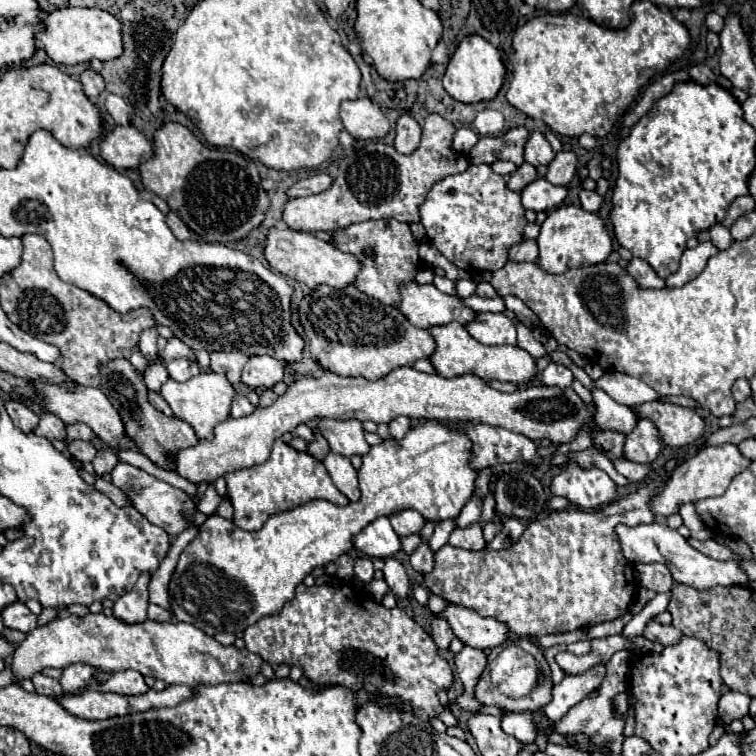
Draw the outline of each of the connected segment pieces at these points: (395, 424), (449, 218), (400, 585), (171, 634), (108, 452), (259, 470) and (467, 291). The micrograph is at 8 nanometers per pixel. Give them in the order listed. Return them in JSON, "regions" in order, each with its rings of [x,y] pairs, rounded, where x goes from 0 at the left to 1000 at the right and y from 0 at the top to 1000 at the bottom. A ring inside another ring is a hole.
{"regions":[[[[522,552],[515,560],[515,573],[517,573],[520,581],[530,581],[541,567],[544,567],[544,554],[541,552]]],[[[620,218],[615,229],[589,234],[586,239],[573,245],[562,269],[557,271],[557,295],[565,306],[570,324],[575,324],[599,351],[620,361],[634,361],[663,356],[671,348],[673,329],[692,316],[689,308],[697,298],[697,290],[689,271],[689,258],[671,250],[668,234],[652,229],[647,218]]],[[[512,739],[507,758],[509,758],[509,769],[512,769],[515,779],[522,784],[522,790],[538,792],[544,784],[544,771],[541,771],[541,763],[536,758],[536,750],[522,739]]],[[[118,811],[115,816],[91,813],[86,819],[70,819],[67,824],[52,829],[52,840],[44,840],[44,835],[36,837],[36,845],[22,853],[12,882],[17,888],[17,903],[28,903],[30,898],[41,898],[46,890],[54,890],[62,882],[83,885],[104,874],[128,880],[144,890],[179,885],[192,896],[216,898],[224,906],[237,903],[250,909],[263,903],[290,906],[300,901],[329,901],[345,888],[348,880],[343,866],[327,864],[327,858],[313,858],[308,853],[298,856],[253,824],[192,821],[168,827],[136,811]]],[[[139,591],[139,594],[131,594],[126,607],[123,607],[123,618],[126,618],[126,626],[128,628],[136,628],[136,626],[147,626],[149,618],[157,612],[157,604],[155,604],[155,597],[147,594],[147,591]]],[[[372,581],[361,586],[358,604],[351,612],[298,626],[298,636],[300,657],[308,668],[308,692],[324,702],[343,702],[358,681],[382,676],[417,660],[430,660],[443,668],[462,668],[462,660],[440,642],[425,610],[419,610],[406,597],[388,594]]],[[[607,369],[604,374],[602,374],[602,385],[604,385],[604,390],[612,396],[612,393],[623,393],[626,388],[628,388],[628,372],[623,372],[623,369]]]]}

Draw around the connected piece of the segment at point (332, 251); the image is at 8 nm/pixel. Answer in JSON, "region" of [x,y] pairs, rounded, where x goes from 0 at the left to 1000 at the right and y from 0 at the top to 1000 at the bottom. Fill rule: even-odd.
{"region":[[[361,300],[353,311],[353,327],[351,327],[351,340],[358,351],[358,356],[374,361],[377,366],[393,369],[396,374],[403,374],[411,382],[419,382],[422,377],[435,377],[443,382],[456,382],[459,377],[470,374],[472,361],[478,358],[478,345],[464,337],[464,335],[454,335],[448,332],[443,324],[430,321],[425,316],[419,316],[411,308],[401,308],[401,306],[388,306],[382,300]]]}

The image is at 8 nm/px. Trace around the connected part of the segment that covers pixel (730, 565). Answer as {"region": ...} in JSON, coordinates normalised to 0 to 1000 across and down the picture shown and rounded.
{"region":[[[858,692],[858,694],[843,694],[843,697],[829,697],[829,694],[816,694],[816,708],[821,716],[824,734],[835,745],[877,745],[888,753],[888,761],[896,771],[906,771],[919,779],[940,779],[946,774],[956,776],[970,776],[970,774],[993,774],[988,758],[978,753],[978,742],[946,742],[943,737],[935,737],[917,726],[906,710],[901,710],[893,700],[882,697],[880,692]]]}

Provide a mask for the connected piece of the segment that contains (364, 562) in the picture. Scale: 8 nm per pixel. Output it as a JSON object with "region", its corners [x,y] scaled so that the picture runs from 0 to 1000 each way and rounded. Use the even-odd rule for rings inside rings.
{"region":[[[475,737],[470,742],[470,763],[480,771],[491,771],[493,769],[493,761],[496,761],[496,753],[493,753],[493,745],[488,737]]]}

